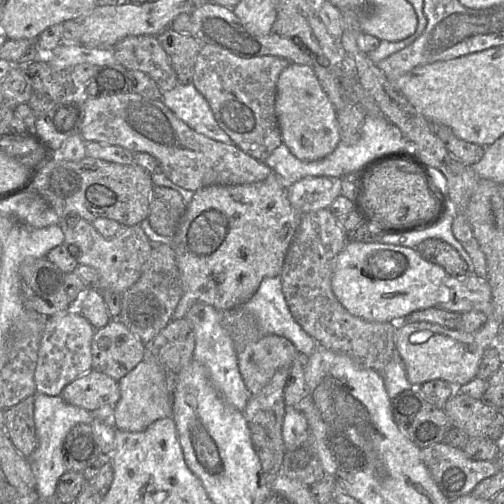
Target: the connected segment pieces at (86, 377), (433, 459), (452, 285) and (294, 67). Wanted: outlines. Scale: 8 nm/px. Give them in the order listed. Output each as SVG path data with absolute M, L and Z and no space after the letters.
M91 369L66 385L59 396L68 404L94 411L105 405L115 406L120 389L115 379Z
M442 442L420 450L420 458L439 489L450 500L471 494L482 480L500 471L495 460L475 460L463 449Z
M473 272L468 276L449 276L445 280L445 286L450 290L448 301L441 303L439 308L458 313L466 313L472 310L483 312L486 316L491 314L492 294L488 280L476 276Z
M290 63L276 86L275 113L282 143L299 160L314 162L330 155L340 143L337 111L310 65Z

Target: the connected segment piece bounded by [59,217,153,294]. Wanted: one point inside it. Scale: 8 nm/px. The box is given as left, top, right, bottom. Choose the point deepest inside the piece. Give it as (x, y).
(119, 260)

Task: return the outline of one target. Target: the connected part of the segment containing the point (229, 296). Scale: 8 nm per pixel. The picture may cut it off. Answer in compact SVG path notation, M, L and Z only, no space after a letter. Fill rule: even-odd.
M272 172L265 180L243 185L211 185L194 192L169 244L175 253L183 292L194 302L227 312L247 303L265 278L280 276L301 216L290 204L287 189Z

